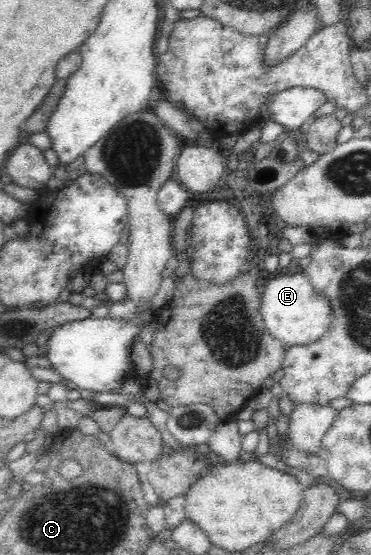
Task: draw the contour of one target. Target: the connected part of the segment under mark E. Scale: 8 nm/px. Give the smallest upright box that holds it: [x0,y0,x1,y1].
[260,271,335,347]

